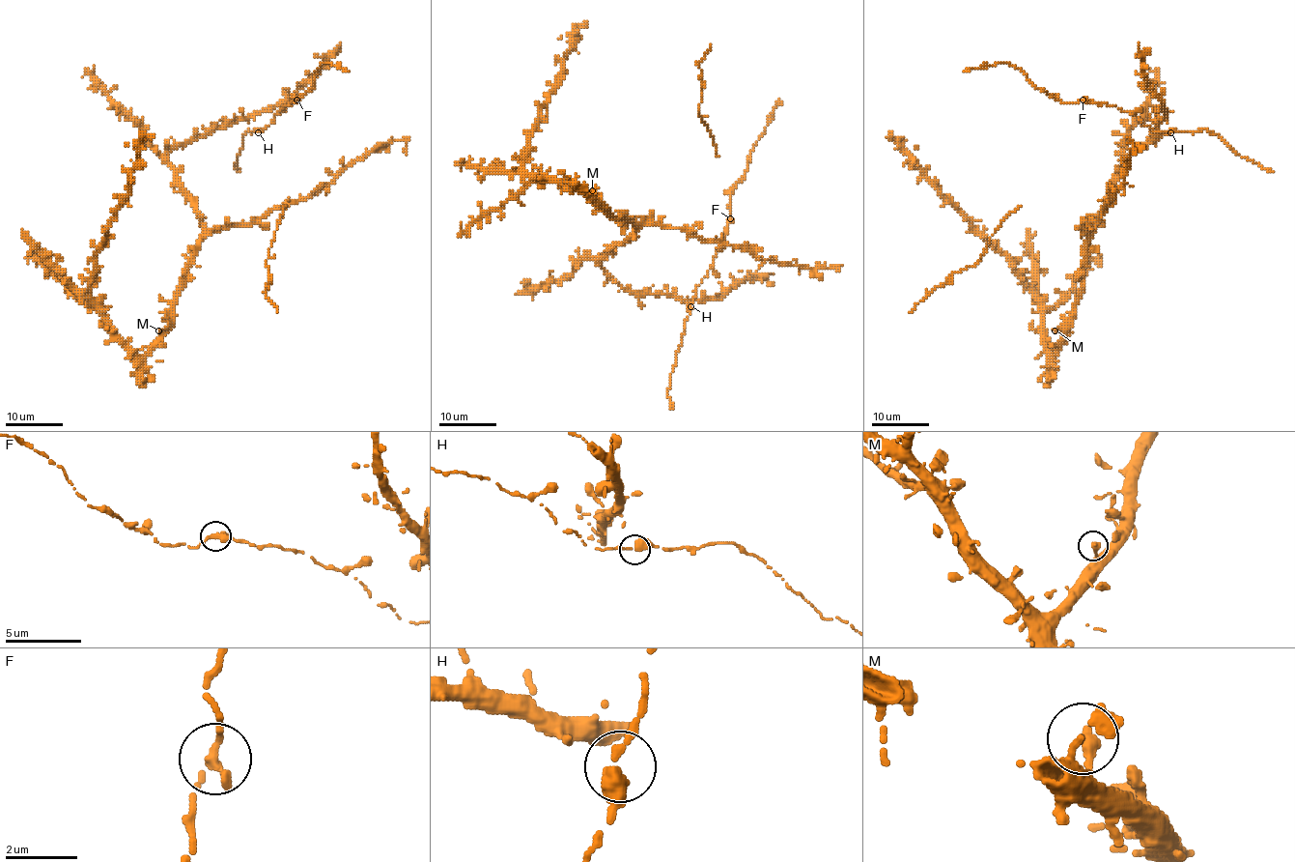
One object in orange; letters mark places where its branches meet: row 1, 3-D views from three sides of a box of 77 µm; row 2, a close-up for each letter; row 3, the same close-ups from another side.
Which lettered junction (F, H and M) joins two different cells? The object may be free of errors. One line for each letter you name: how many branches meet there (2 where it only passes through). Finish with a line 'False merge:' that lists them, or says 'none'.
False merge: none

